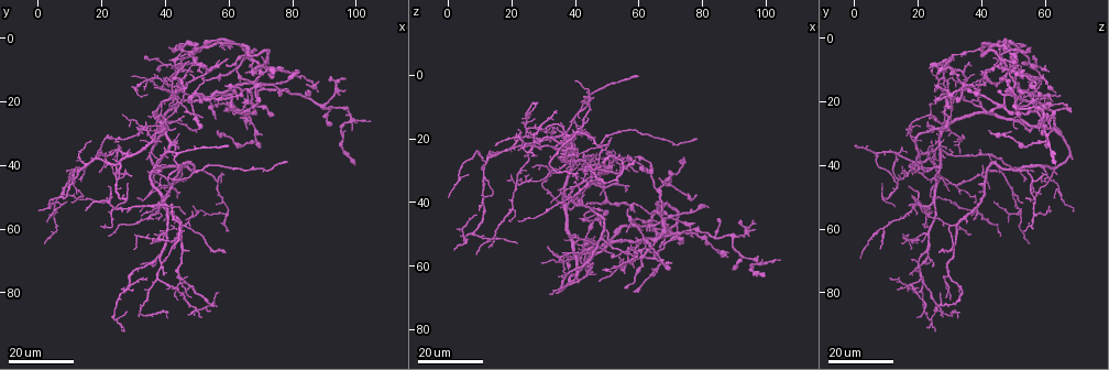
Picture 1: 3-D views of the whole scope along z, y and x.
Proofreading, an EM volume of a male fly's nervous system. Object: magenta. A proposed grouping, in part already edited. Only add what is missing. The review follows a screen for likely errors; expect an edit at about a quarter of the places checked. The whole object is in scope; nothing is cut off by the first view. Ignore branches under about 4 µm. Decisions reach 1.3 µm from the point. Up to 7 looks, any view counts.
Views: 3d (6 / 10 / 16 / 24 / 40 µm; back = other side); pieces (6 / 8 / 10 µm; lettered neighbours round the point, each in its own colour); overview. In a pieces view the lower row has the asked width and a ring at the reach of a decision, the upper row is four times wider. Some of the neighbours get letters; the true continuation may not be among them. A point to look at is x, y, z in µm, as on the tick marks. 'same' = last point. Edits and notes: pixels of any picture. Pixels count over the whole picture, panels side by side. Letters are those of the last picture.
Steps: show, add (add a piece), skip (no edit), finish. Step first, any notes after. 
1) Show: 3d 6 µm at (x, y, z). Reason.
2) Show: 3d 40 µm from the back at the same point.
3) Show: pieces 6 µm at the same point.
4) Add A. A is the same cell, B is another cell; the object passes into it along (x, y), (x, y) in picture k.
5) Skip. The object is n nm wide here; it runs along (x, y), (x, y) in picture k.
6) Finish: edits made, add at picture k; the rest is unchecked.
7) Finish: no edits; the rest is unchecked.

Show: 3d 24 µm at (2, 65, 54). Branch stops here.

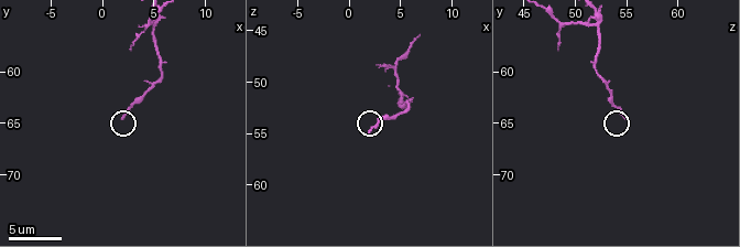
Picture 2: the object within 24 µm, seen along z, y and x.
Show: pieces 8 µm at (2.0, 64.4, 54.8). See the neighbours.

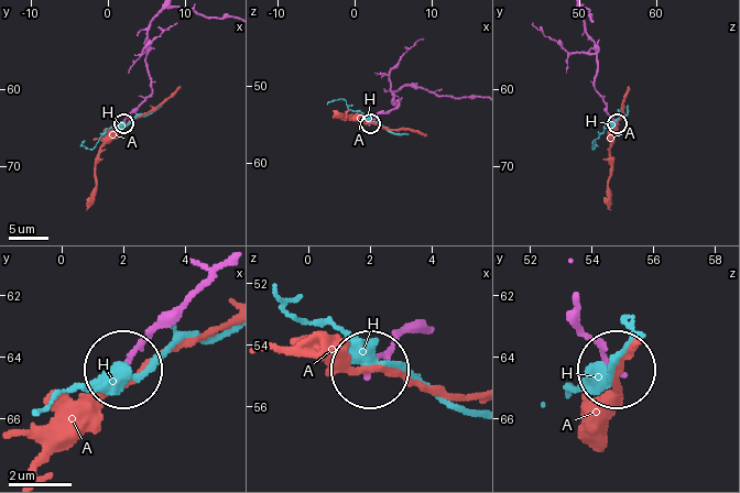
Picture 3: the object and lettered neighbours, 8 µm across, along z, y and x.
Skip. A and H are other cells; it runs along (422, 329), (399, 337), (370, 366) in picture 3; no lettered piece goes on from it.

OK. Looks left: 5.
Show: 3d 24 µm at (14, 54, 22). Long arm stops here.

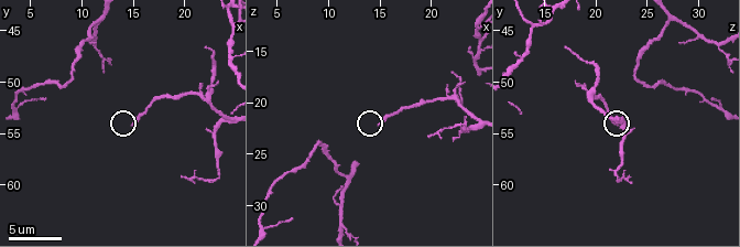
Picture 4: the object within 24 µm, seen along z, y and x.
Show: pieces 10 µm at (14.8, 53.8, 22.2).

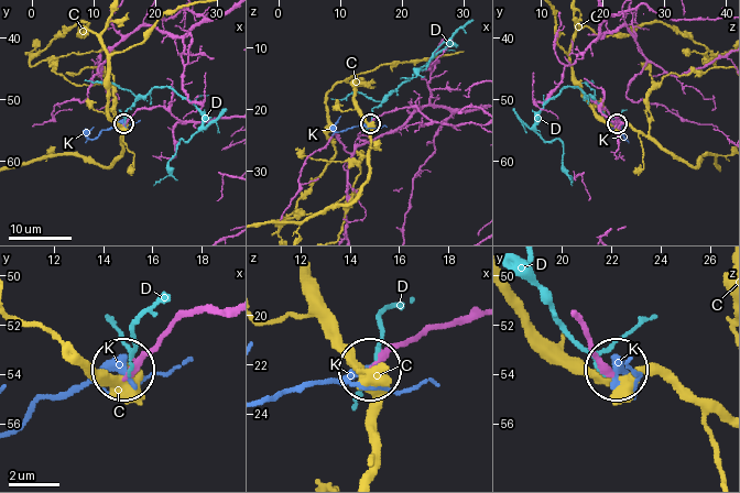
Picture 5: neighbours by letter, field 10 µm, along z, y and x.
Skip. C, D and K are other cells; it runs along (228, 311), (184, 314), (129, 366) in picture 5; none of them fits.

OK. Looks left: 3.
Show: 3d 24 µm at (56, 21, 67). An open end.

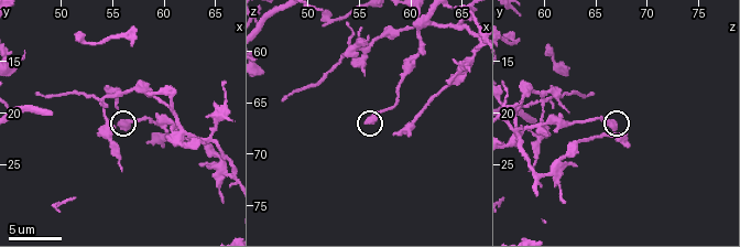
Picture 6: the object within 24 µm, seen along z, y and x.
Show: pieces 8 µm at (55.8, 21.2, 67.0).

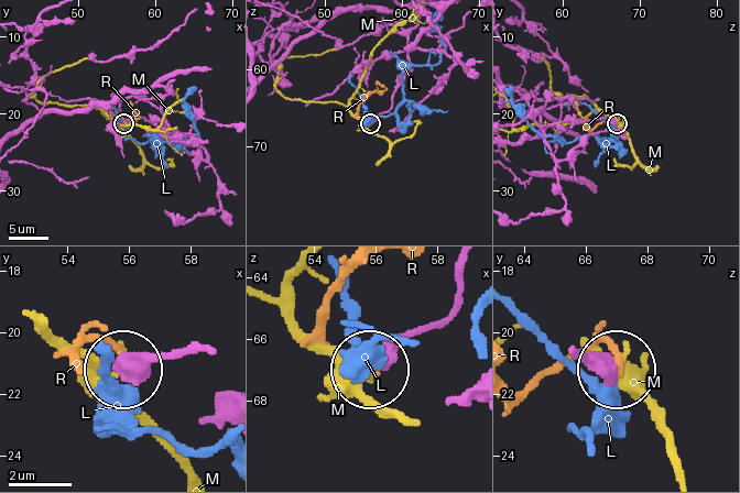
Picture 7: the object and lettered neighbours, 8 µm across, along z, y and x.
Skip. L, M and R are other cells; it runs along (572, 347), (616, 368) in picture 7; no lettered piece goes on from it.

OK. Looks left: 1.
Finish: no edits; the rest is unchecked.

